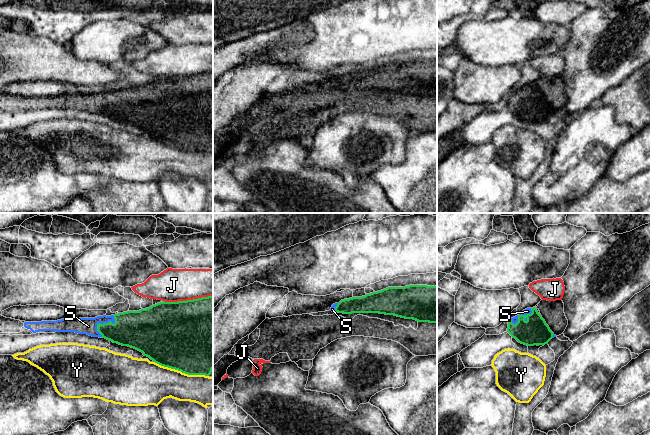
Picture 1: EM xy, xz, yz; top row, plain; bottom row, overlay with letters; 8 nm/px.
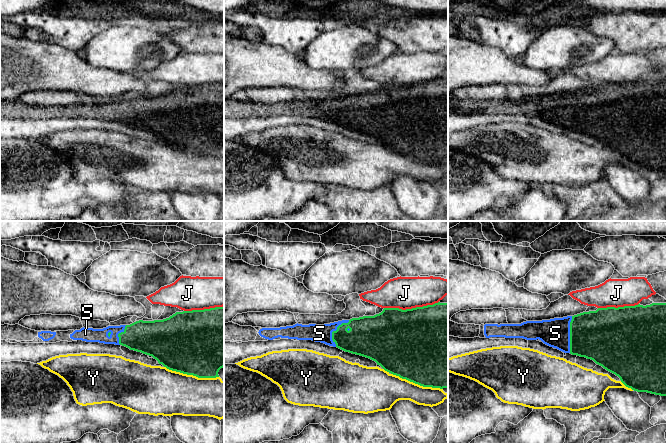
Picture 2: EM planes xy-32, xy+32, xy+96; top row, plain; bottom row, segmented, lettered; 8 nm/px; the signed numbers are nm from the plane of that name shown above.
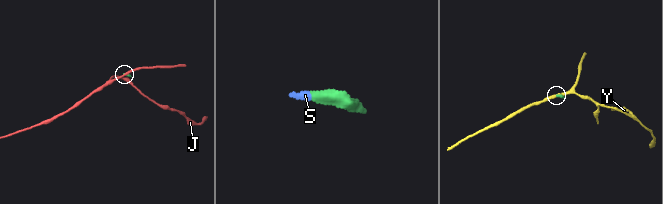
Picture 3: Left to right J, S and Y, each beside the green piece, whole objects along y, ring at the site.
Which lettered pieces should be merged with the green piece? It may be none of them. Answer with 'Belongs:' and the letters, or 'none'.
Belongs: S

